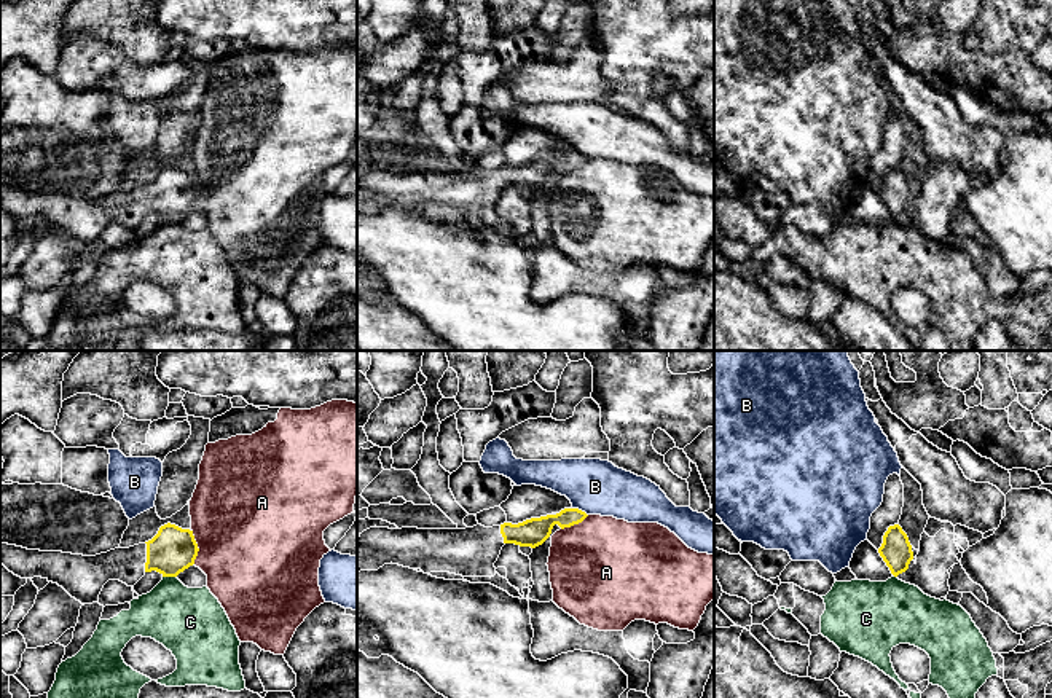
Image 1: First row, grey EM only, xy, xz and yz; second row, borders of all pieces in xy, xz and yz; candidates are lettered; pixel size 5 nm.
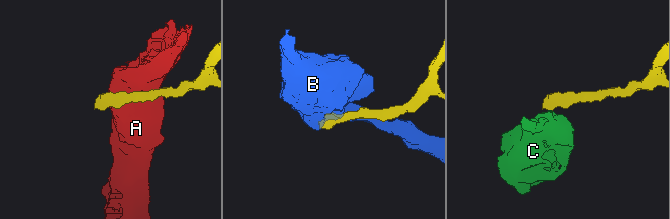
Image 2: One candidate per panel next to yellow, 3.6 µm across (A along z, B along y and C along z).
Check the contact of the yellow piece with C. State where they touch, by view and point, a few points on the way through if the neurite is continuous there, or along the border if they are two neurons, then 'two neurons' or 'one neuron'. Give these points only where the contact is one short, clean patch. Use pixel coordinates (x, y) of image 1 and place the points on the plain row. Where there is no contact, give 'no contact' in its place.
contact xy (169, 219); border xy (163, 219), (176, 220); two neurons

